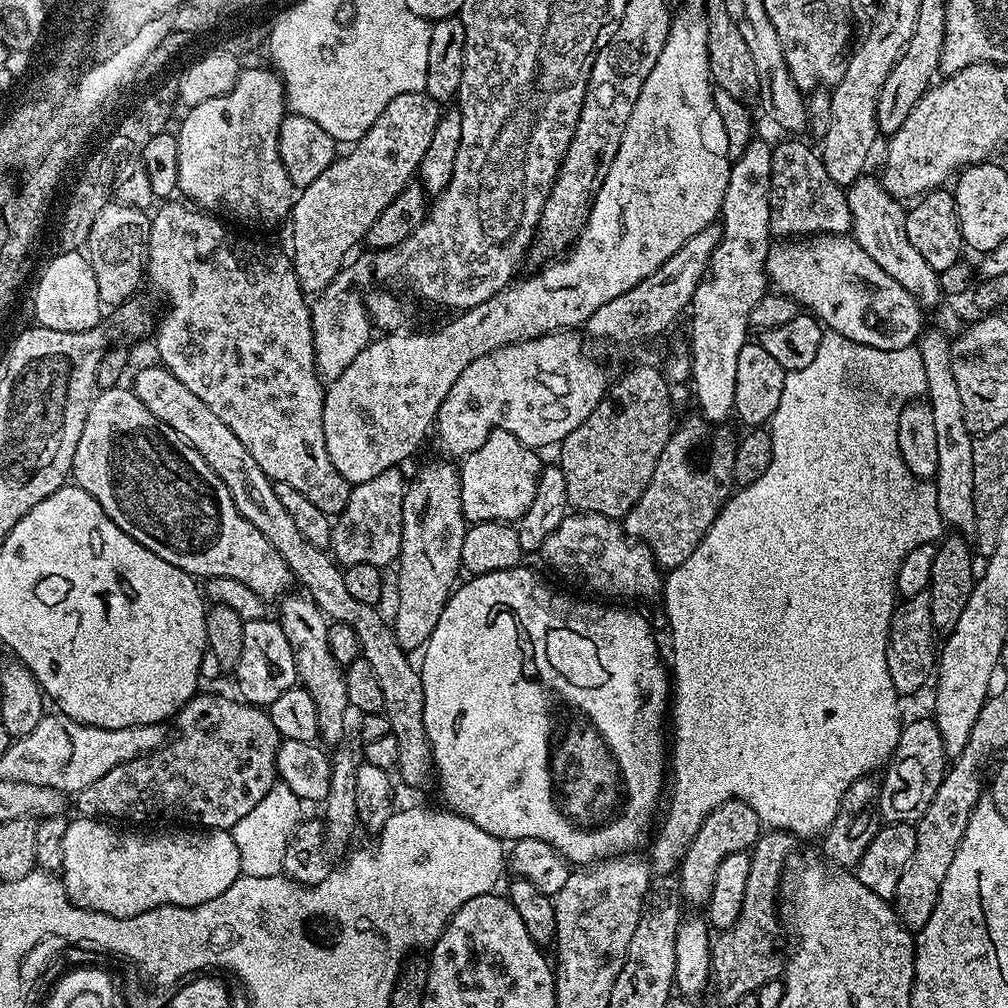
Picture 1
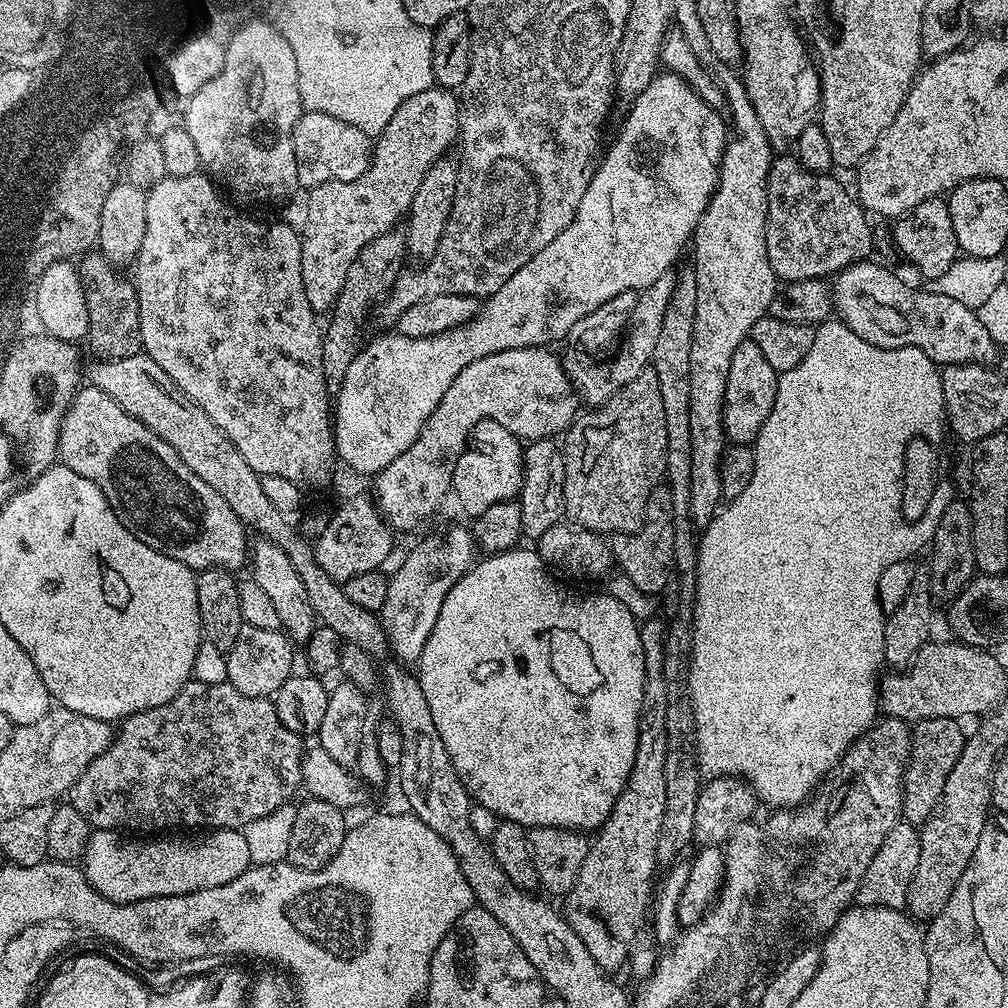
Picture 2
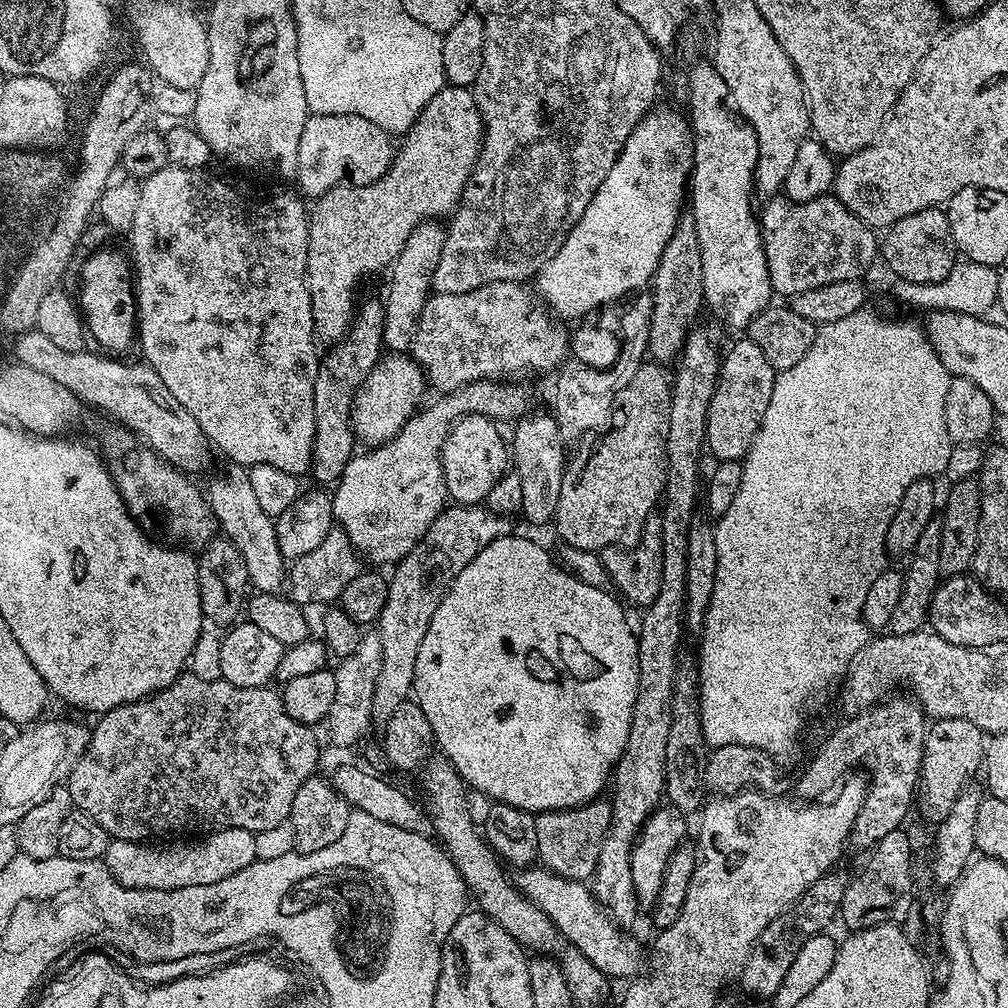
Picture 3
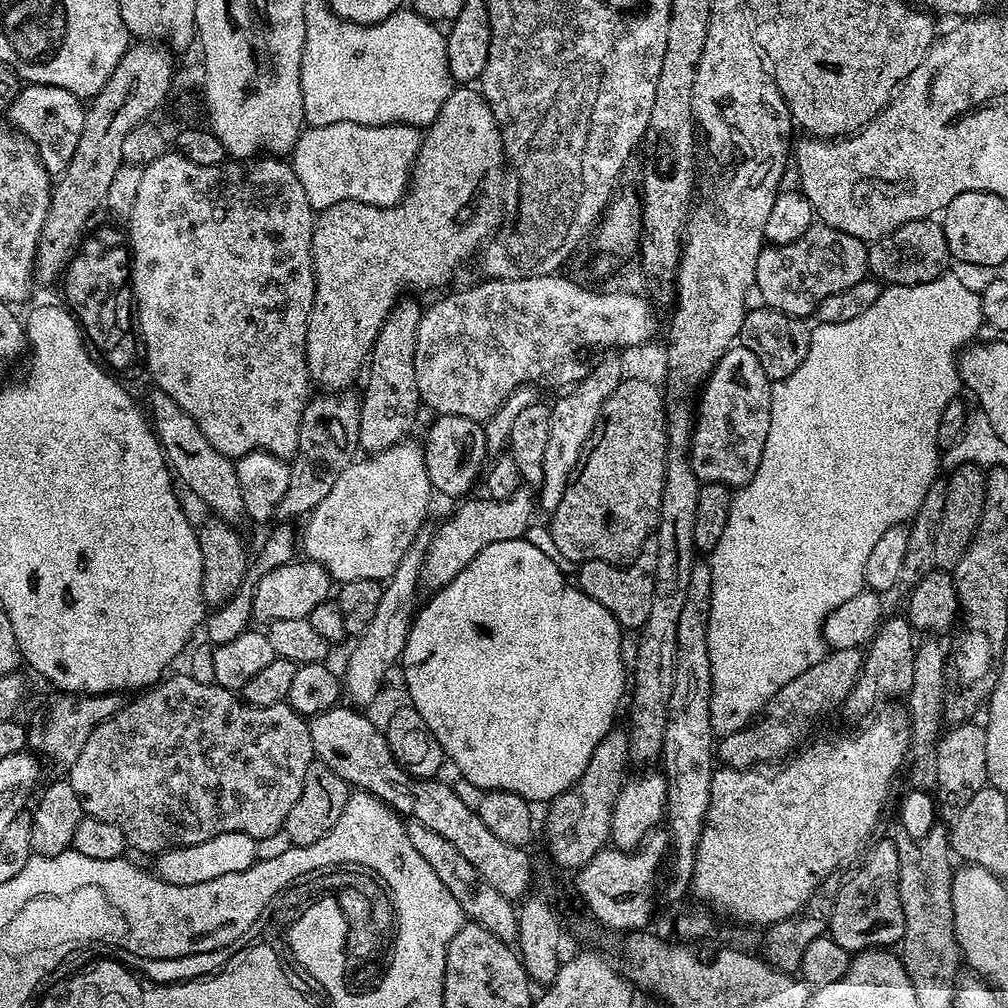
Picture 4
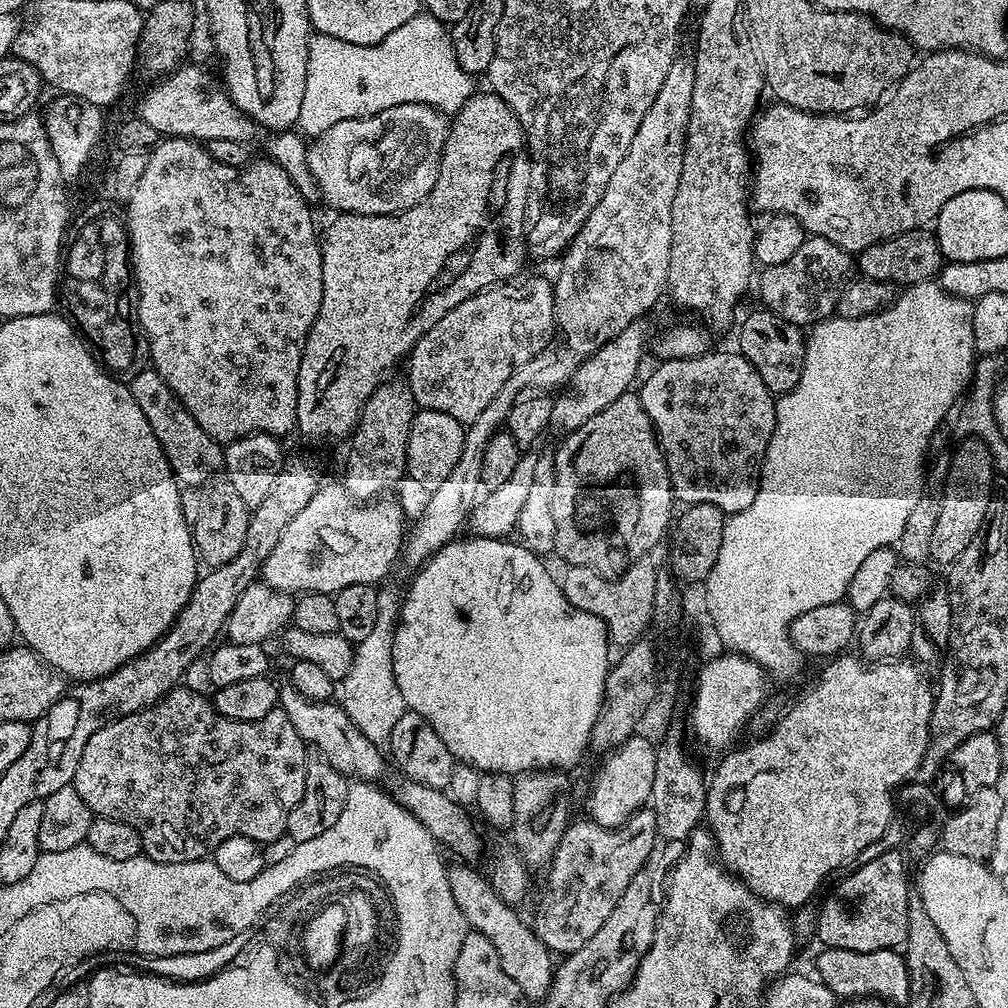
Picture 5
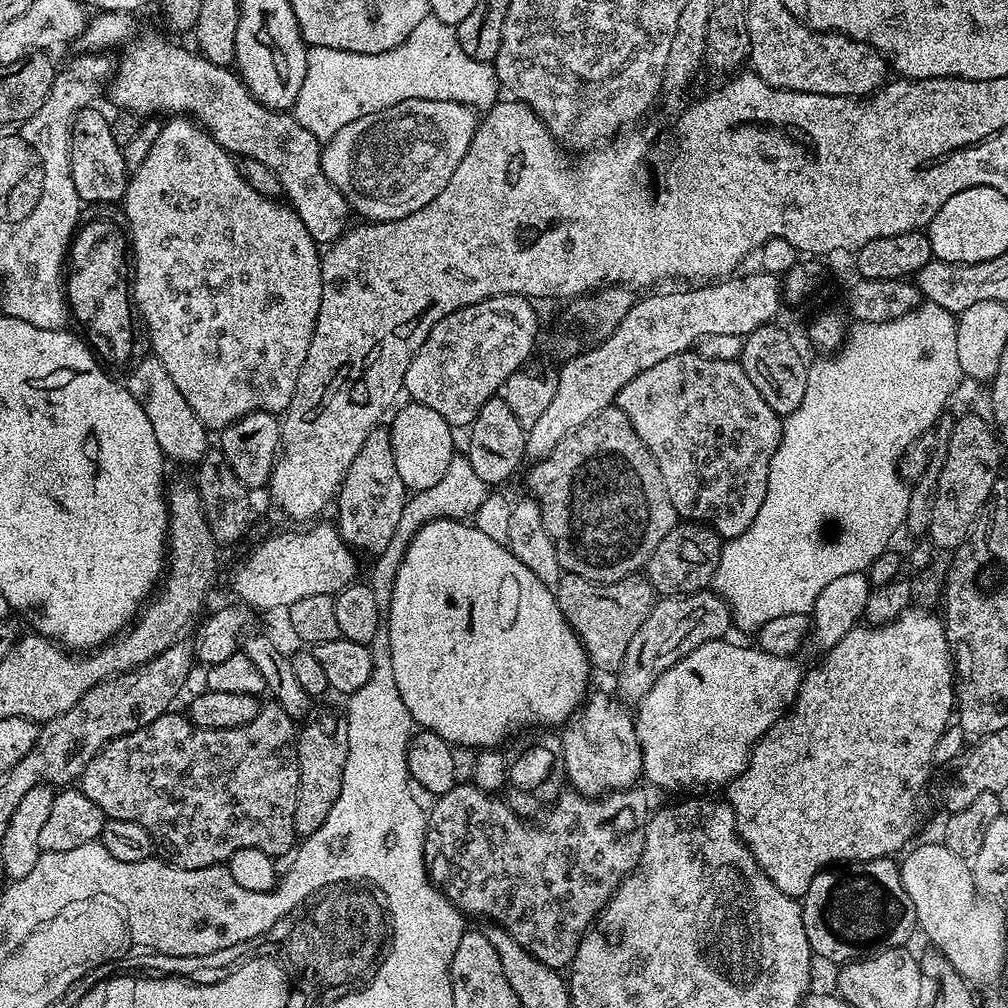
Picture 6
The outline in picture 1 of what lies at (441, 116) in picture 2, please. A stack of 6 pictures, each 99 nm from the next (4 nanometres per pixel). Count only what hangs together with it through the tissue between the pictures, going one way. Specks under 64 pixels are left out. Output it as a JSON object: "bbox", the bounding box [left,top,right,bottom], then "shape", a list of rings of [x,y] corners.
{"bbox":[290,92,442,294],"shape":[[[411,92],[410,94],[398,94],[378,114],[374,126],[362,134],[362,138],[356,141],[347,149],[345,154],[337,155],[310,186],[299,189],[295,197],[290,213],[290,225],[292,224],[292,248],[290,247],[290,259],[296,276],[300,279],[300,287],[308,294],[319,294],[324,292],[326,286],[340,273],[340,269],[345,267],[346,259],[344,255],[357,243],[363,241],[364,235],[378,222],[378,214],[398,198],[398,194],[407,184],[413,183],[414,177],[420,171],[422,154],[426,154],[430,146],[430,137],[434,135],[434,126],[438,126],[442,115],[441,105],[430,98],[427,92]]]}

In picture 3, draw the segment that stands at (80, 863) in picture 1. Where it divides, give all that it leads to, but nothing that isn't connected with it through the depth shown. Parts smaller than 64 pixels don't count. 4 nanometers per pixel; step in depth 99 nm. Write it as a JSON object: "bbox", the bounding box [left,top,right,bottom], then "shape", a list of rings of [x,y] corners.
{"bbox":[102,828,257,890],"shape":[[[227,828],[207,833],[203,838],[172,843],[176,844],[163,848],[160,842],[109,839],[102,863],[124,888],[182,890],[182,886],[210,886],[210,882],[222,882],[222,878],[246,870],[246,866],[257,860],[255,835],[241,828]]]}

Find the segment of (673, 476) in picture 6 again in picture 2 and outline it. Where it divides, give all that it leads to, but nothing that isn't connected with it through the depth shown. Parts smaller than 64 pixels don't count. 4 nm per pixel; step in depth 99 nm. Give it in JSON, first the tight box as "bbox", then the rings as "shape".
{"bbox":[724,339,778,445],"shape":[[[746,339],[738,350],[734,350],[734,358],[730,358],[730,378],[726,378],[726,394],[724,395],[724,434],[732,444],[751,445],[762,430],[776,397],[776,381],[778,373],[770,362],[758,350],[752,339]]]}

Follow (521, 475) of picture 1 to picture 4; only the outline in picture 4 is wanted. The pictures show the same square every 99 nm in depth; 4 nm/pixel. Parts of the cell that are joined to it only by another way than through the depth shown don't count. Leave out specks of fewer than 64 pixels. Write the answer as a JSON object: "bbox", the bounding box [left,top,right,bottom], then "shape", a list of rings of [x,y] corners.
{"bbox":[422,415,490,497],"shape":[[[437,415],[435,419],[428,428],[428,437],[422,440],[429,480],[439,495],[441,492],[444,496],[467,497],[471,493],[468,491],[475,486],[476,479],[479,476],[481,479],[482,469],[490,456],[484,425],[479,420],[461,416]]]}

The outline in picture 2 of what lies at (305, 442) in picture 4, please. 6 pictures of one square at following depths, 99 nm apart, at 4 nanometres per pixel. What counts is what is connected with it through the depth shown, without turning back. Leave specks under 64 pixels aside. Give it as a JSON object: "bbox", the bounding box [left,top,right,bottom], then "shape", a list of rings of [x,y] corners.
{"bbox":[322,230,408,393],"shape":[[[393,230],[384,236],[374,238],[374,242],[364,246],[358,254],[358,258],[354,258],[346,282],[340,291],[340,297],[336,299],[330,313],[332,321],[329,322],[328,328],[326,324],[326,335],[322,346],[322,366],[324,367],[324,376],[328,380],[329,393],[339,392],[346,370],[350,370],[350,364],[360,353],[362,347],[360,331],[364,328],[364,319],[367,318],[368,311],[372,307],[373,311],[392,291],[394,282],[401,272],[405,271],[404,260],[406,261],[407,256],[408,247],[404,241],[404,232]]]}

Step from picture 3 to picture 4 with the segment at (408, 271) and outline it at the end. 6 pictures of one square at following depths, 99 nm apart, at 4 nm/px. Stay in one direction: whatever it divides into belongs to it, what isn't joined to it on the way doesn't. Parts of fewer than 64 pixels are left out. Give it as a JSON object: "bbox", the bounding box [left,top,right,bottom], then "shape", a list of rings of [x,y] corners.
{"bbox":[358,298,422,453],"shape":[[[400,298],[393,305],[382,330],[378,330],[378,338],[366,365],[368,385],[360,396],[358,438],[360,448],[365,453],[386,451],[388,447],[399,444],[415,426],[416,415],[422,412],[418,382],[414,378],[414,346],[418,342],[418,322],[421,315],[422,304],[416,300]]]}

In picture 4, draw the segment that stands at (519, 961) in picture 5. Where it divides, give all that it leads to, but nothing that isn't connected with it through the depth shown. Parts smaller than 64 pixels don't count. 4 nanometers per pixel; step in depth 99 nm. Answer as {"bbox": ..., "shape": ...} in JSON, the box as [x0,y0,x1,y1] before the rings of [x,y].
{"bbox":[406,819,518,942],"shape":[[[413,819],[407,821],[406,827],[410,842],[414,842],[414,850],[418,850],[418,854],[422,854],[426,862],[430,862],[430,870],[434,870],[442,886],[446,886],[446,890],[454,894],[454,902],[458,902],[465,917],[471,923],[490,930],[490,934],[498,938],[509,942],[515,941],[518,937],[517,905],[498,894],[498,890],[494,890],[494,886],[490,886],[490,882],[486,882],[486,878],[482,878],[482,874],[478,874],[478,870],[474,870],[470,862],[466,862],[466,857],[452,843],[446,842],[446,838],[442,838],[442,834],[434,834],[434,830],[422,826]]]}

